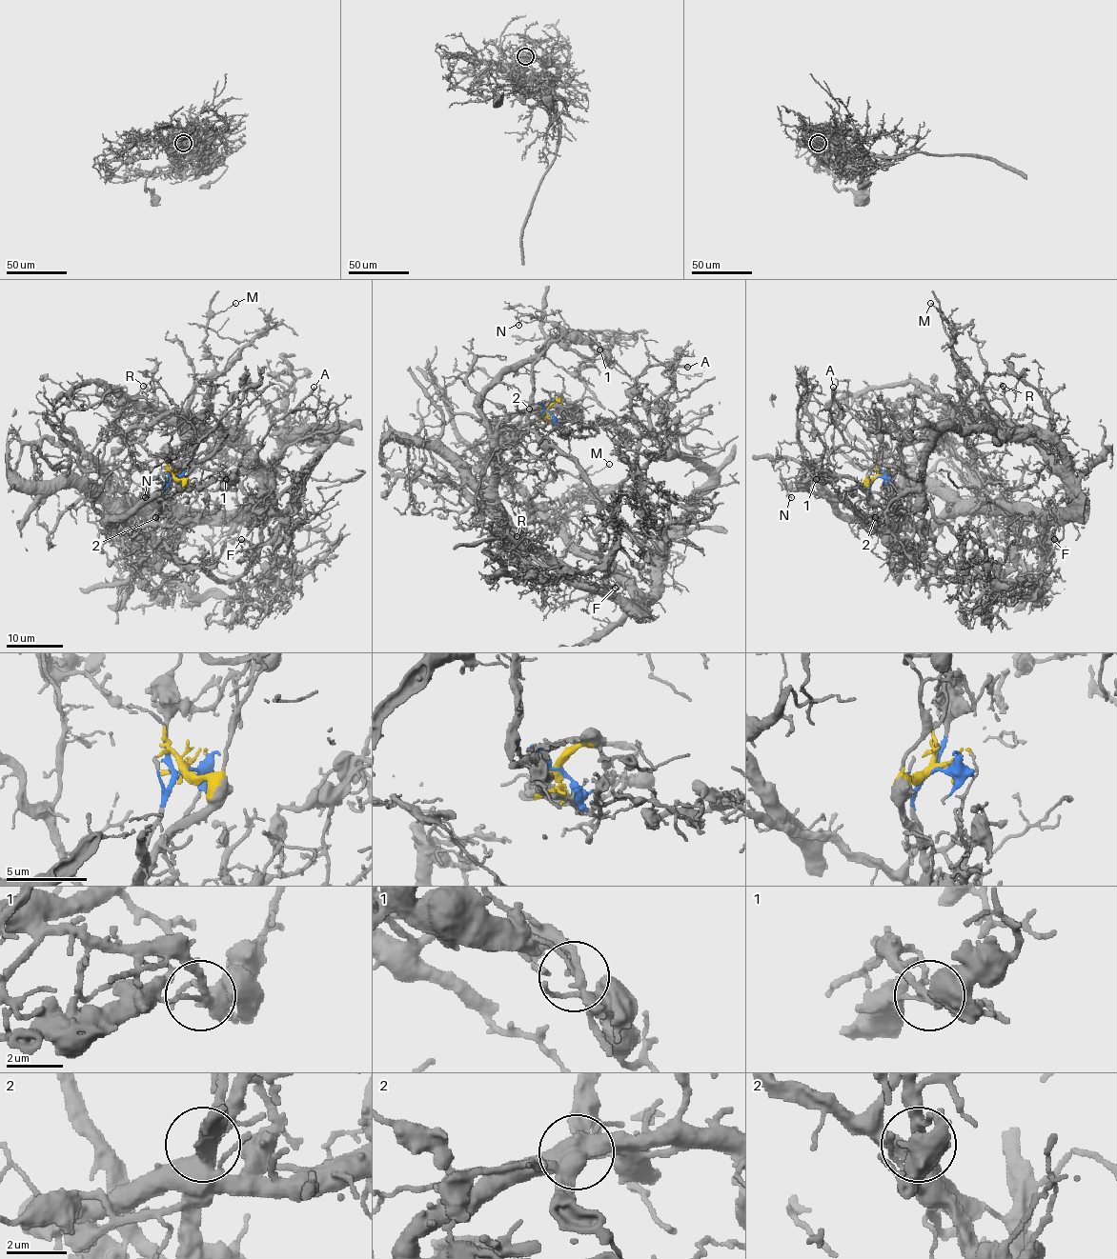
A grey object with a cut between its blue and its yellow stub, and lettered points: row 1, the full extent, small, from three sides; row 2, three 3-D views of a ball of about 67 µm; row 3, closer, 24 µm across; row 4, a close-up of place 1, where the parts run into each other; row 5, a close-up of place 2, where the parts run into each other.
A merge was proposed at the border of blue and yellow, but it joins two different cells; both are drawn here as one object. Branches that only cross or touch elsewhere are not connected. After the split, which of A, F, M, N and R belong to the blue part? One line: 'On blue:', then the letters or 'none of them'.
On blue: A, N

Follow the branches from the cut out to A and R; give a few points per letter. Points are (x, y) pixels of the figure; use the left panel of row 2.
A: (174, 476), (158, 511), (158, 500), (180, 488), (227, 479), (243, 453), (260, 444), (314, 387)
R: (174, 476), (187, 476), (201, 441), (147, 415), (178, 422), (143, 385)

